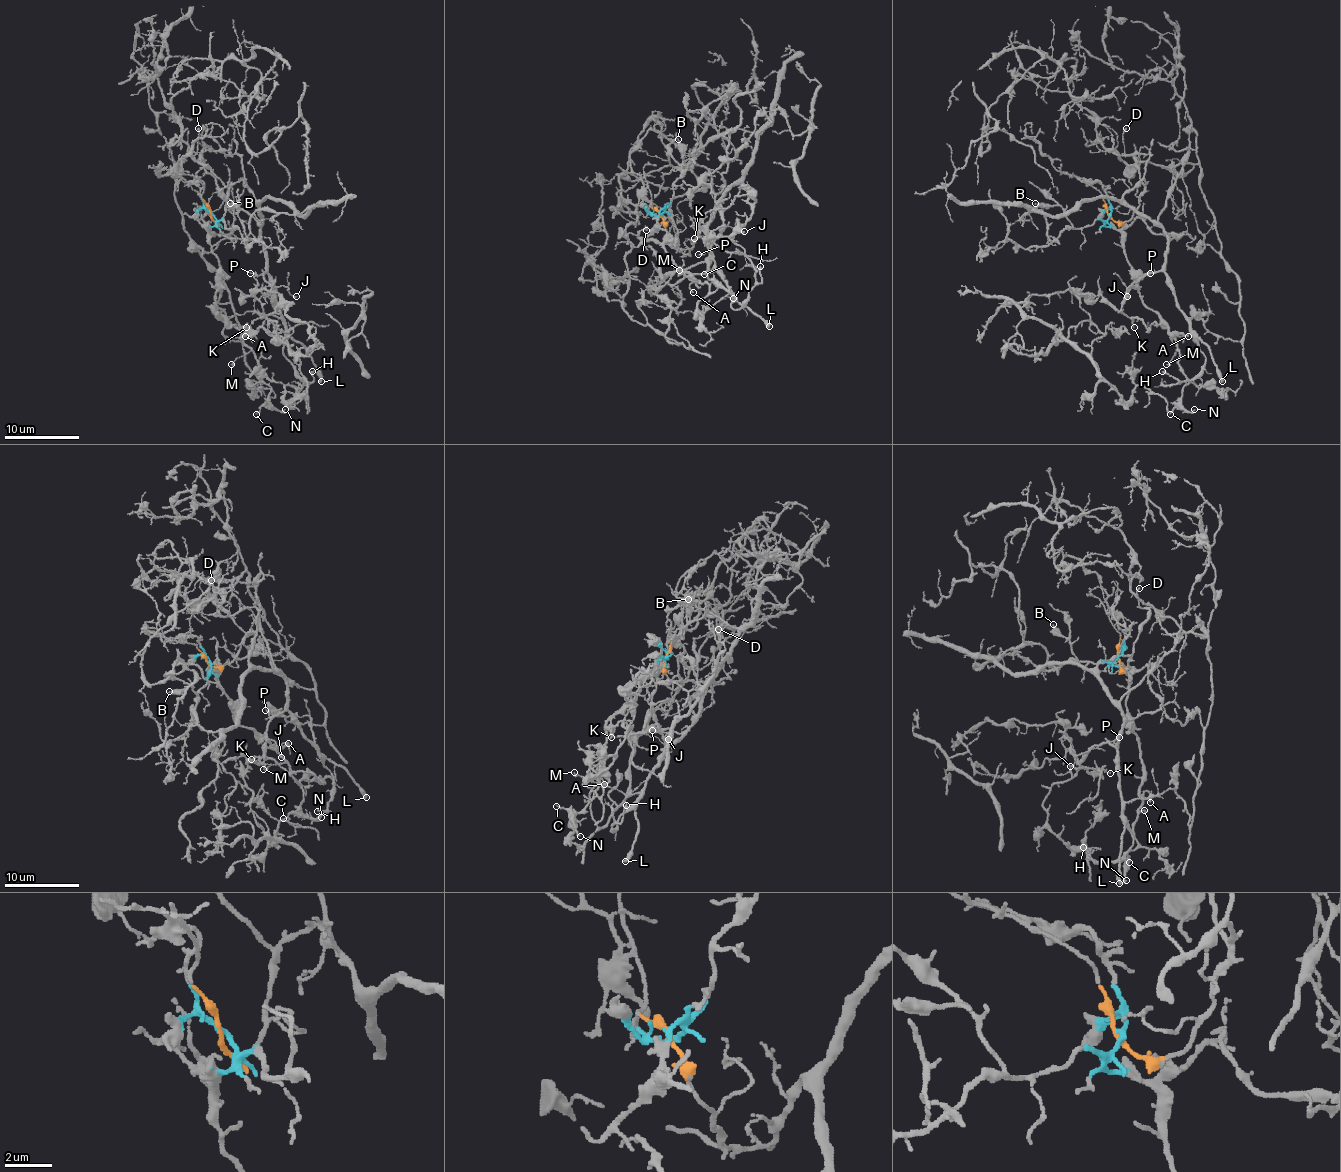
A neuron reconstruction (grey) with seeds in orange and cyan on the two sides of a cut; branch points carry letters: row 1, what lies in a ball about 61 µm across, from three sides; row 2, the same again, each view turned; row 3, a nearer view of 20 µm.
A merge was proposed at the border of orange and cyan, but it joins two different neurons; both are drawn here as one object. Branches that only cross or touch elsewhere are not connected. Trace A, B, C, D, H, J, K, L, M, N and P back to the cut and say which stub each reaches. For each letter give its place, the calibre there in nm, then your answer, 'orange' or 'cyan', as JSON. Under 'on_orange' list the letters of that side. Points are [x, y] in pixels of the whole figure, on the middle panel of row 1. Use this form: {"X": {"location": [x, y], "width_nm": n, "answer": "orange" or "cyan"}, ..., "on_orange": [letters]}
{"A": {"location": [693, 292], "width_nm": 150, "answer": "cyan"}, "B": {"location": [678, 139], "width_nm": 240, "answer": "cyan"}, "C": {"location": [704, 274], "width_nm": 150, "answer": "cyan"}, "D": {"location": [646, 230], "width_nm": 150, "answer": "orange"}, "H": {"location": [760, 266], "width_nm": 200, "answer": "orange"}, "J": {"location": [744, 231], "width_nm": 130, "answer": "orange"}, "K": {"location": [694, 238], "width_nm": 80, "answer": "orange"}, "L": {"location": [769, 326], "width_nm": 380, "answer": "orange"}, "M": {"location": [679, 270], "width_nm": 180, "answer": "cyan"}, "N": {"location": [733, 298], "width_nm": 160, "answer": "cyan"}, "P": {"location": [698, 254], "width_nm": 180, "answer": "orange"}, "on_orange": ["D", "H", "J", "K", "L", "P"]}

